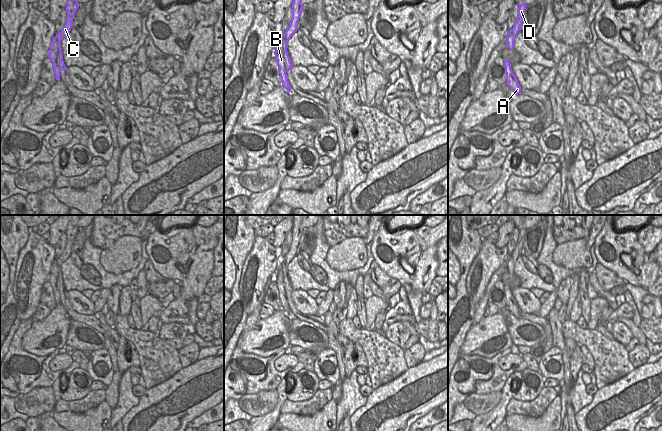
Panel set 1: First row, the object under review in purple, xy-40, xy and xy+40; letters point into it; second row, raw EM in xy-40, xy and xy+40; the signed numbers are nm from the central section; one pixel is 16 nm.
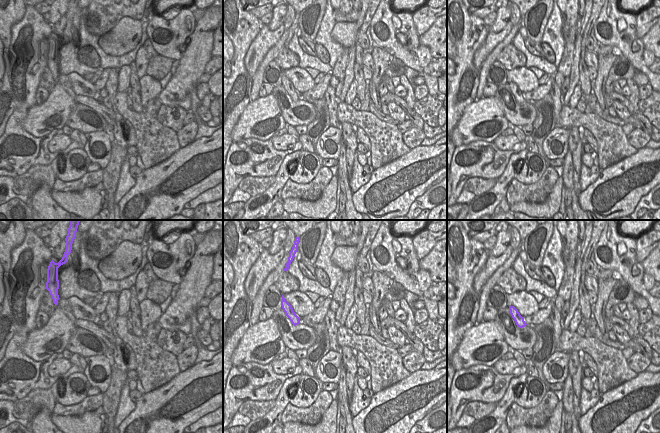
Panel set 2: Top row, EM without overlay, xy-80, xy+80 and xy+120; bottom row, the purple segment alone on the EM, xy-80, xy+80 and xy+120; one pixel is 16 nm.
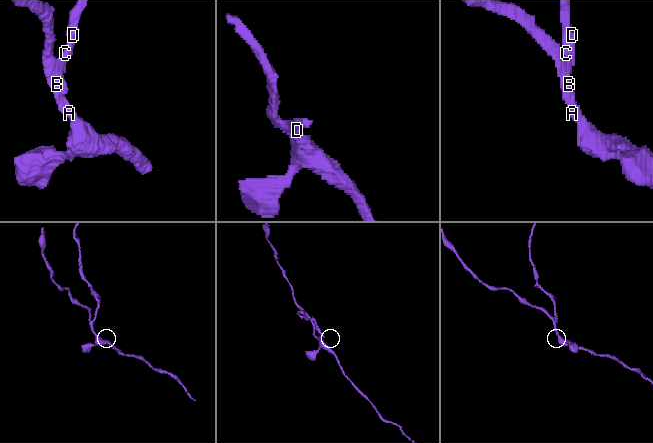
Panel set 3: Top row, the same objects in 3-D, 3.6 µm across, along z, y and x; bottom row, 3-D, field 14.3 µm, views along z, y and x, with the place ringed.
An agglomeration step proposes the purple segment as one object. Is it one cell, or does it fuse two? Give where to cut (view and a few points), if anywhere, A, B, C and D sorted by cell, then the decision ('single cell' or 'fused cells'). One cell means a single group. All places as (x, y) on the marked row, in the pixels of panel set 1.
cut in xy along (280, 37), (286, 45); A B / C D; fused cells

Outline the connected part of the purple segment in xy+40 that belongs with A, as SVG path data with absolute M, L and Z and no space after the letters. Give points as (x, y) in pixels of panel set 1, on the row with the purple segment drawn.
M504 60L504 68L506 73L506 83L507 85L516 93L516 94L522 94L521 93L521 86L519 85L519 82L514 75L511 64L509 60Z

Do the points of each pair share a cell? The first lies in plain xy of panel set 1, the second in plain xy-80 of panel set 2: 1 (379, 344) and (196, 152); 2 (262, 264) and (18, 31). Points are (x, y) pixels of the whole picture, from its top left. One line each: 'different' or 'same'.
1: different
2: same

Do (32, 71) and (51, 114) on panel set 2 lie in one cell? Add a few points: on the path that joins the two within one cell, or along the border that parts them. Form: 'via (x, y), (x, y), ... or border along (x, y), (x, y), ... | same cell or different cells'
border along (35, 104), (29, 108) | different cells

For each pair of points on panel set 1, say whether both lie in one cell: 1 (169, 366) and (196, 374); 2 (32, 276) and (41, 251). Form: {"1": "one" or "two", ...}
{"1": "two", "2": "one"}

